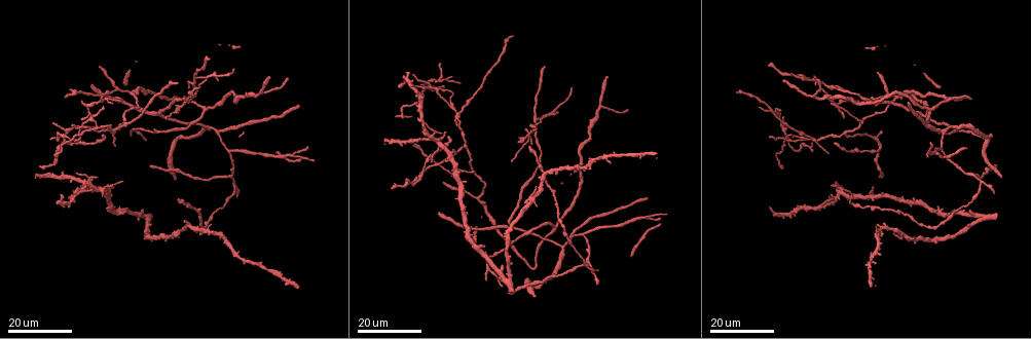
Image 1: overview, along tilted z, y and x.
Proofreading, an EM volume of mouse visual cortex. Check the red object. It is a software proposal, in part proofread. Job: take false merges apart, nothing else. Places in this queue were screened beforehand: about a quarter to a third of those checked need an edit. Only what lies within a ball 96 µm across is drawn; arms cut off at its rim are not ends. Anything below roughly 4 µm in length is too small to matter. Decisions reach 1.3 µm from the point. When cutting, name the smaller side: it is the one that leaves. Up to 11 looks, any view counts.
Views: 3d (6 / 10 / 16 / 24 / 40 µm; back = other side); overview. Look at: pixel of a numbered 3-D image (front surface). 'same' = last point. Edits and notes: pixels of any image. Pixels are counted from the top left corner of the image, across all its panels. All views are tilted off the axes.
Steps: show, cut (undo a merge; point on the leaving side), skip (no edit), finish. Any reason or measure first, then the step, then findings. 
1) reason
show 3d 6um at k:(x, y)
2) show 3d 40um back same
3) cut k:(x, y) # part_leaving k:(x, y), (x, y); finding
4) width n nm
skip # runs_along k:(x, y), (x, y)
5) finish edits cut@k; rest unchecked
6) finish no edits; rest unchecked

show 3d 16um at 1:(424, 123)

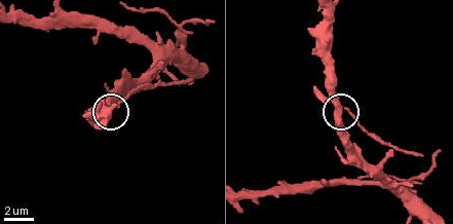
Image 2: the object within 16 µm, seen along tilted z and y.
show 3d 6um same

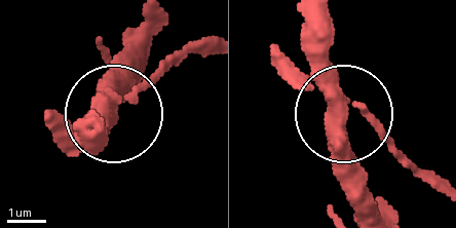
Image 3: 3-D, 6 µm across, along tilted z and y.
cut 3:(153, 79) # part_leaving 3:(112, 100), (183, 50), (212, 44); a second neuron is stuck on

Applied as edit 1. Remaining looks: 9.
small branch off a trunk
show 3d 16um at 1:(879, 139)

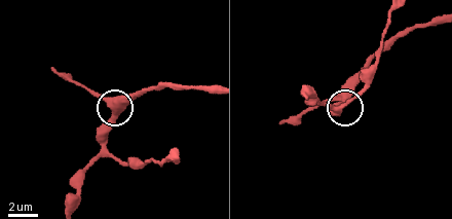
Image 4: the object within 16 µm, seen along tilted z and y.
show 3d 6um at 4:(345, 99)

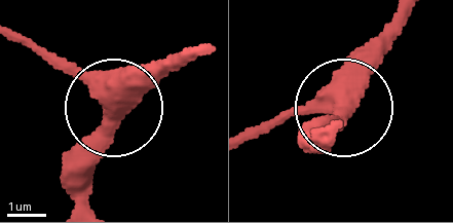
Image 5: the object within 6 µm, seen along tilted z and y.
arms 3
skip # runs_along 5:(410, 16), (350, 94), (262, 125); one neuron here

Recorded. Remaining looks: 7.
two arms in line, one across
show 3d 16um at 1:(116, 88)

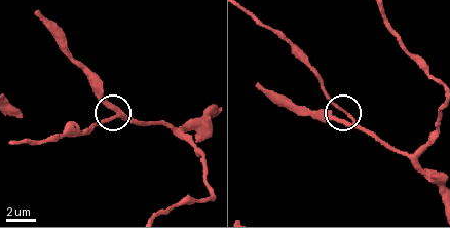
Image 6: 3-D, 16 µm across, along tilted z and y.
zoom in
show 3d 10um at 6:(117, 113)

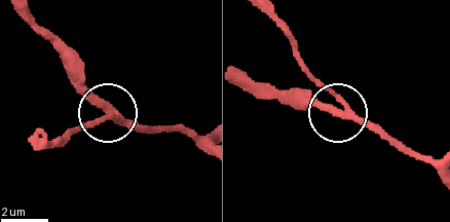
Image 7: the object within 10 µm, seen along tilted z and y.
arms 3
skip # continuous, no second neuron

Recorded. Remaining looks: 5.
show 3d 16um at 1:(455, 169)

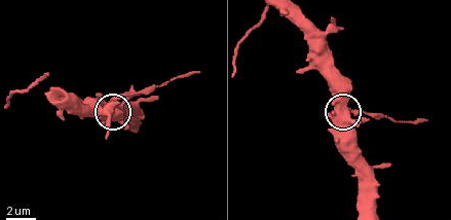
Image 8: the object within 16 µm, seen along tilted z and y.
show 3d 10um same

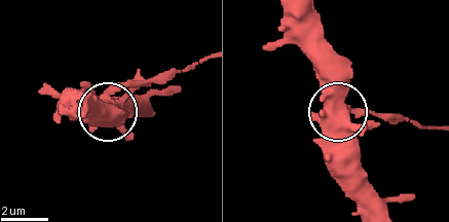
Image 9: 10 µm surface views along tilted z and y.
show 3d 6um same

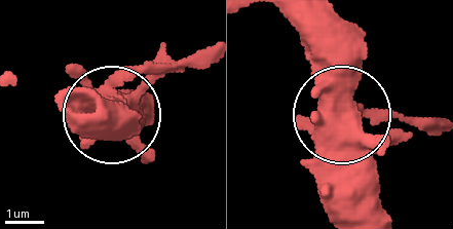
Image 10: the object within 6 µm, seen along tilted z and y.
side_arm 5 um
skip # continuous, no second neuron

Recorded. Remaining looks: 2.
arms part here
show 3d 16um at 1:(547, 116)

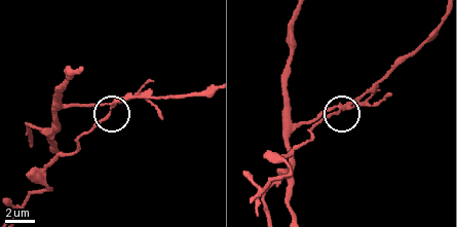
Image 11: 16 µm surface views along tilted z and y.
zoom in
show 3d 10um at 11:(343, 106)

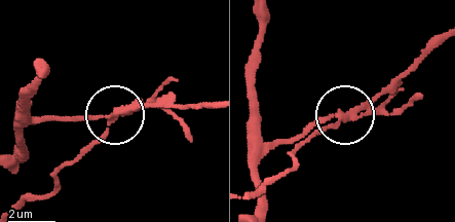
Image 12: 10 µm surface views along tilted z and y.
side_arm 13 um
cut 12:(381, 112) # part_leaving 12:(347, 118), (310, 135), (293, 162), (261, 191); a second neuron is stuck on

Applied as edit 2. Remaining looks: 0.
finish edits cut@3, cut@12; rest unchecked

